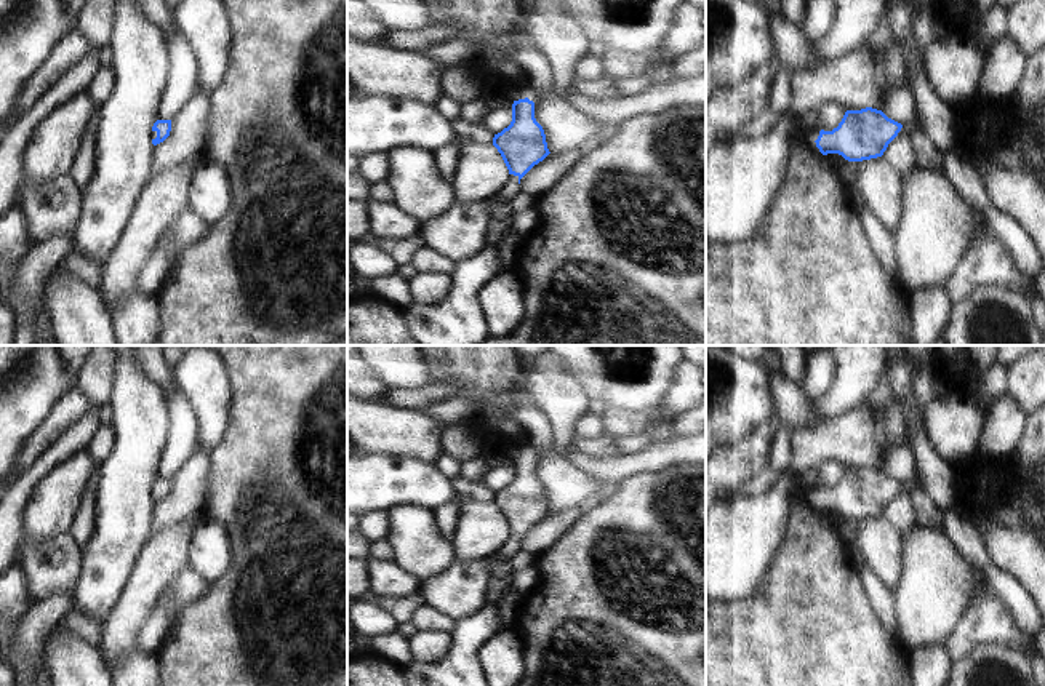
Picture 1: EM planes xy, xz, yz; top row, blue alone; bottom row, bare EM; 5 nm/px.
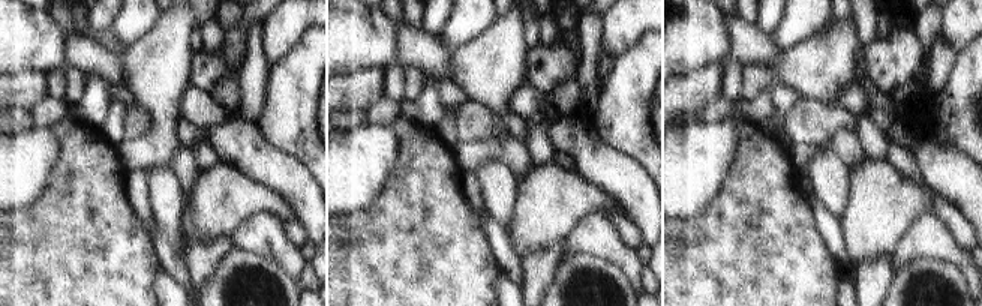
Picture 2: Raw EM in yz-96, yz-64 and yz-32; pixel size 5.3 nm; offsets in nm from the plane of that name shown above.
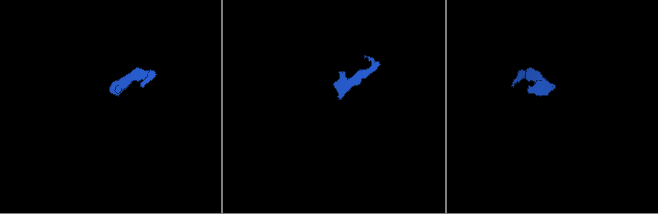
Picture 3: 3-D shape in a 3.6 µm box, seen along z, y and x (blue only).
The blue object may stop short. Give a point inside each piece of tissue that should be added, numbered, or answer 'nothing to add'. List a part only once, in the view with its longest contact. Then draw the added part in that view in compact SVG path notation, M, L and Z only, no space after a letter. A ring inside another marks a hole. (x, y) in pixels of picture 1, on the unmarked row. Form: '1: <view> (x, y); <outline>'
1: xz (461, 590); M510 532L509 540L491 558L480 561L454 560L442 574L419 580L422 603L454 622L462 622L483 608L494 558L509 560L518 548L518 534Z

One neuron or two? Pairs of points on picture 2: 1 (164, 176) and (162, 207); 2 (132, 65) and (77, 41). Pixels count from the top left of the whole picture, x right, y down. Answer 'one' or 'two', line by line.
1: one
2: two

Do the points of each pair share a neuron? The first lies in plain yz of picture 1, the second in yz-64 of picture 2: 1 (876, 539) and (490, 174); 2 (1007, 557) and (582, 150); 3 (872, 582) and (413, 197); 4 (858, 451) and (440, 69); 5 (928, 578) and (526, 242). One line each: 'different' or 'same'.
1: same
2: same
3: different
4: different
5: same

